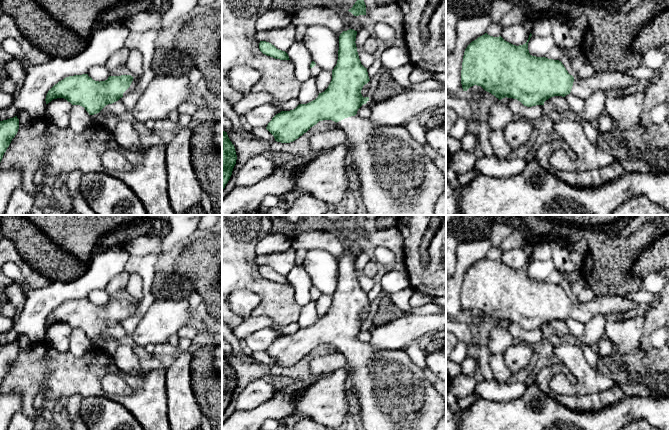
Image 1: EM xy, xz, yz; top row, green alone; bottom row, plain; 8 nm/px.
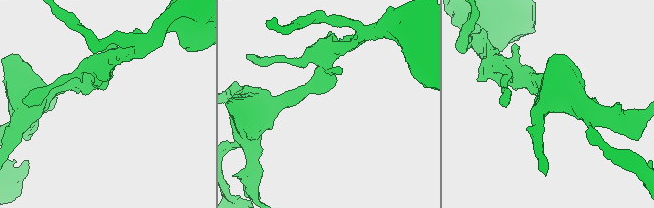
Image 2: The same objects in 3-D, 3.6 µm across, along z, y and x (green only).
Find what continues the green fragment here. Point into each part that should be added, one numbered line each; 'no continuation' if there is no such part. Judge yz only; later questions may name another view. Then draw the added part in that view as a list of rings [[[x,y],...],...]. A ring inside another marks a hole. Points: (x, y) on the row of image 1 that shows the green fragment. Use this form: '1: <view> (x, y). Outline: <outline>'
1: yz (607, 80). Outline: [[[604,70],[597,72],[595,76],[588,79],[574,77],[570,94],[584,101],[597,90],[602,90],[607,93],[611,90],[636,85],[639,82],[640,80],[625,74],[623,71]]]

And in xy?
1: xy (133, 85). Outline: [[[133,78],[133,81],[132,81],[130,87],[123,93],[123,96],[131,93],[136,88],[137,80],[138,80],[138,78]]]

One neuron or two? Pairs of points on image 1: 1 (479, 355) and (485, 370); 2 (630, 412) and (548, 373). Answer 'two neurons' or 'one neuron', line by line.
1: one neuron
2: two neurons

